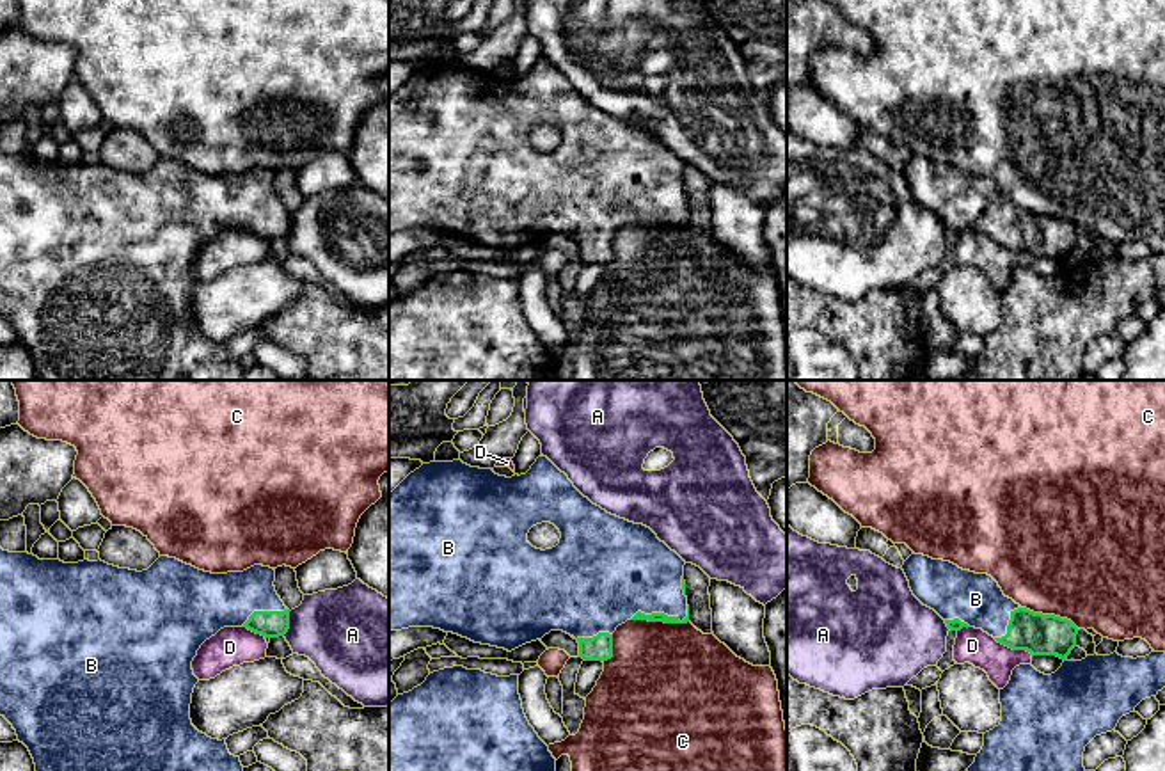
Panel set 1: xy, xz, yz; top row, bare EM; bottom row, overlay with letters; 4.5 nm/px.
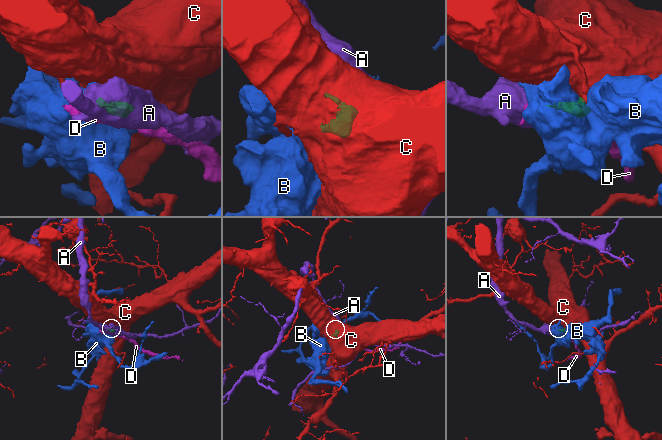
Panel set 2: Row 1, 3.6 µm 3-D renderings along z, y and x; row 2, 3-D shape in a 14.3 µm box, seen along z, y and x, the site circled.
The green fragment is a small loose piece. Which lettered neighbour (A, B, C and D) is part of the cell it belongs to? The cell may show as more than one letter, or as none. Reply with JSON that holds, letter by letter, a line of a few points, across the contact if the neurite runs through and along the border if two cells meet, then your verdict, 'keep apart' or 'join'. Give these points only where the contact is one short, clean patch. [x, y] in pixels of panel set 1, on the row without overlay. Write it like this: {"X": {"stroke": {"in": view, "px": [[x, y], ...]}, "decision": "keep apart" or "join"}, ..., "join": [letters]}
{"A": {"decision": "keep apart"}, "B": {"decision": "join"}, "C": {"decision": "keep apart"}, "D": {"decision": "keep apart"}, "join": ["B"]}

